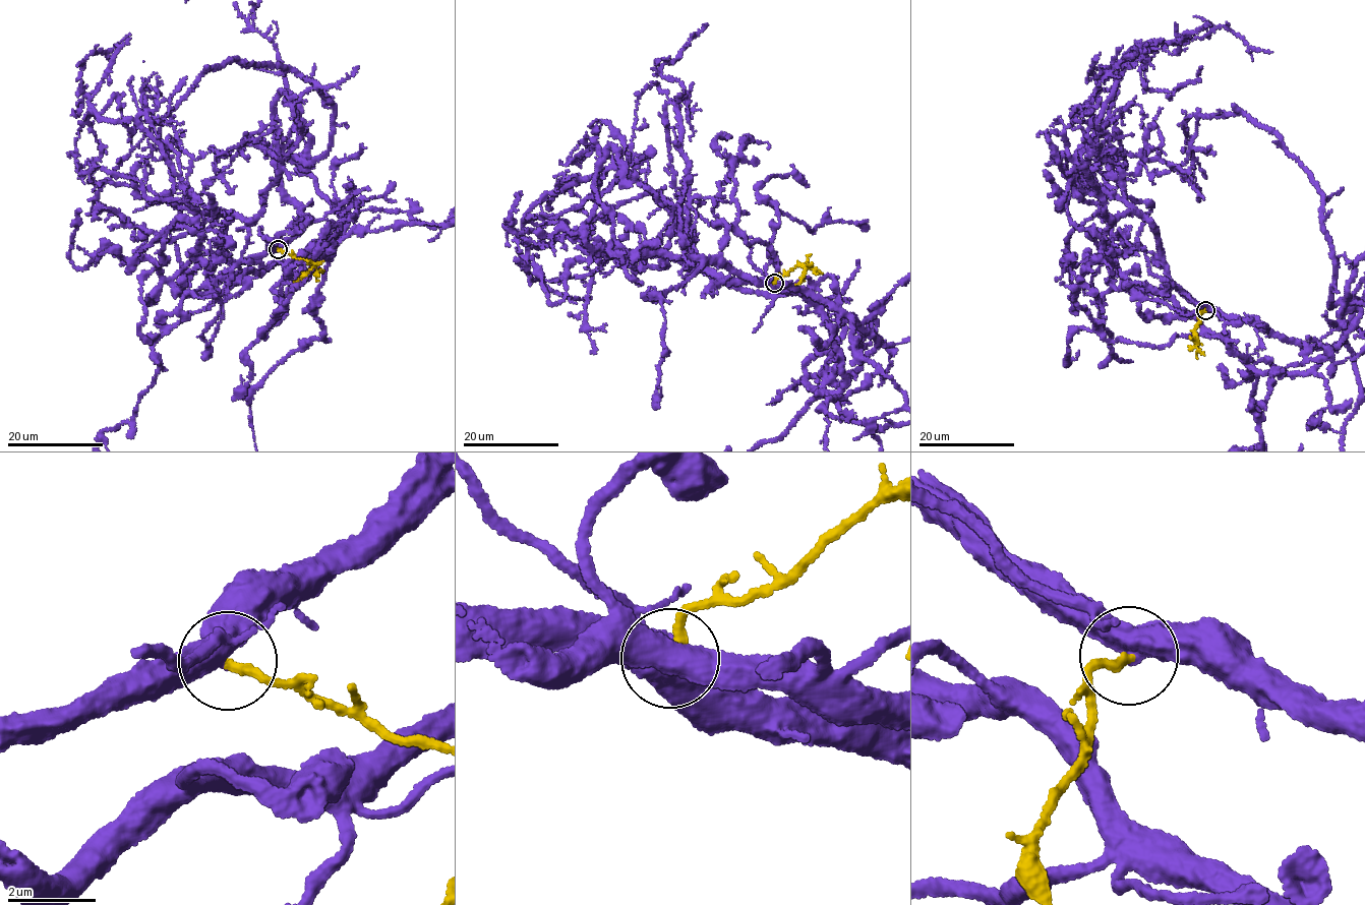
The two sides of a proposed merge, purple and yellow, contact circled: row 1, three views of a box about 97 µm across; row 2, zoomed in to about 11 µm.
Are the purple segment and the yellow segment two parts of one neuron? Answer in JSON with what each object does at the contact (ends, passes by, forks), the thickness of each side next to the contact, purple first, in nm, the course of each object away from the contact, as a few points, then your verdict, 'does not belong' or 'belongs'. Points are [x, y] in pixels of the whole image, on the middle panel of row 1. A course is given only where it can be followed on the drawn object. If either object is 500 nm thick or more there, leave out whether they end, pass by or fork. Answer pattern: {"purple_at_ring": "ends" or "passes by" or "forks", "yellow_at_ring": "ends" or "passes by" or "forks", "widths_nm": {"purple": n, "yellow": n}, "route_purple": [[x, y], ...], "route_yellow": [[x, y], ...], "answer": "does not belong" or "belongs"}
{"widths_nm": {"purple": 550, "yellow": 200}, "route_purple": [[774, 283], [706, 270], [681, 233], [644, 255], [790, 284], [734, 224], [740, 139], [768, 147]], "route_yellow": [[774, 283], [794, 267], [808, 267], [795, 285]], "answer": "belongs"}

